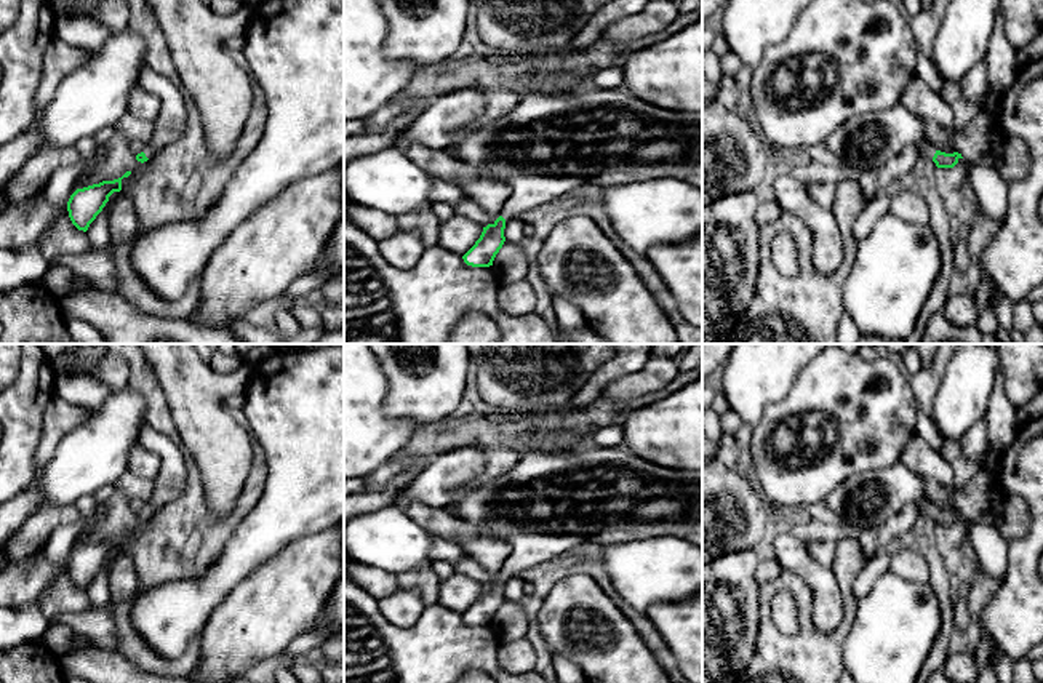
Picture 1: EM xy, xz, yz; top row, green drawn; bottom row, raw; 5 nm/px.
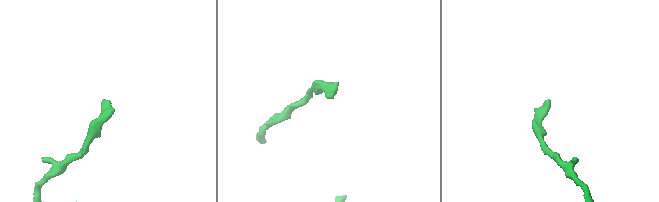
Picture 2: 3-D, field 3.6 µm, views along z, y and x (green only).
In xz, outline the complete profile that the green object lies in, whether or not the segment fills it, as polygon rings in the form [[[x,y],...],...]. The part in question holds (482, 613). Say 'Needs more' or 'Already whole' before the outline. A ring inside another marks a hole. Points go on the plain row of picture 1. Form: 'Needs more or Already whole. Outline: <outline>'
Needs more. Outline: [[[593,445],[555,456],[525,453],[510,472],[488,483],[472,483],[446,510],[512,549],[501,574],[483,585],[480,597],[462,614],[467,624],[490,625],[506,600],[509,577],[582,544],[606,547],[654,536],[677,536],[702,547],[702,472],[665,469],[635,456],[625,446]]]

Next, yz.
Needs more. Outline: [[[902,462],[851,475],[824,502],[851,533],[880,526],[907,504],[918,504],[921,515],[931,517],[937,526],[953,526],[963,517],[958,510],[937,509],[926,496],[925,478]]]

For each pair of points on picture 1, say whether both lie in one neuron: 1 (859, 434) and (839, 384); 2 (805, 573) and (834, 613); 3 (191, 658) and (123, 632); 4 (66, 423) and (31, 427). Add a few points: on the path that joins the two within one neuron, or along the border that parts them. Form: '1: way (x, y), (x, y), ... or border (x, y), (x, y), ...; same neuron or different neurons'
1: way (858, 421), (851, 415), (850, 397); same neuron
2: way (815, 581), (827, 594), (829, 603); same neuron
3: way (173, 666), (157, 666), (139, 650); same neuron
4: border (53, 397), (43, 415), (43, 432), (34, 463); different neurons

